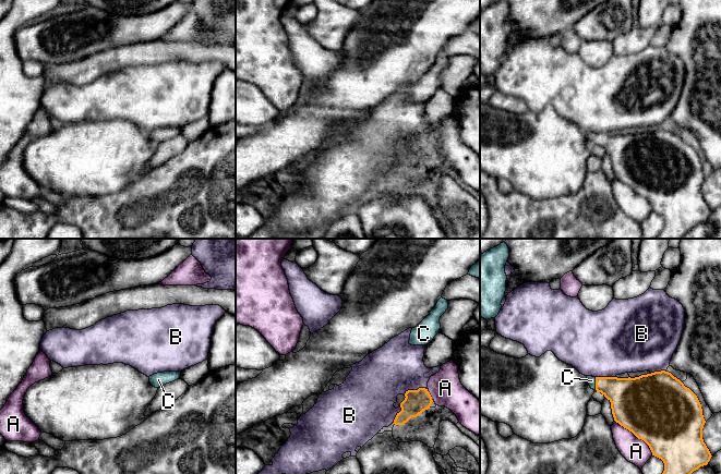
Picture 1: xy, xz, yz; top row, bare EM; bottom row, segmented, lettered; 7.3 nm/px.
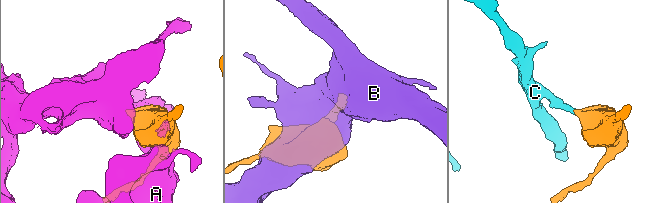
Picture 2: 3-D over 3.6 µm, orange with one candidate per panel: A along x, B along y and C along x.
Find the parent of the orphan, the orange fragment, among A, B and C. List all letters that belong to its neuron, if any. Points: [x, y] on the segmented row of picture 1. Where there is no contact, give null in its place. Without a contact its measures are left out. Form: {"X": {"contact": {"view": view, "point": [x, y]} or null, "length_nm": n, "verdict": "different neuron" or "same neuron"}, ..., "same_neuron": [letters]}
{"A": {"contact": {"view": "yz", "point": [636, 436]}, "length_nm": 380, "verdict": "different neuron"}, "B": {"contact": {"view": "xz", "point": [413, 390]}, "length_nm": 170, "verdict": "different neuron"}, "C": {"contact": {"view": "yz", "point": [596, 385]}, "length_nm": 110, "verdict": "same neuron"}, "same_neuron": ["C"]}

